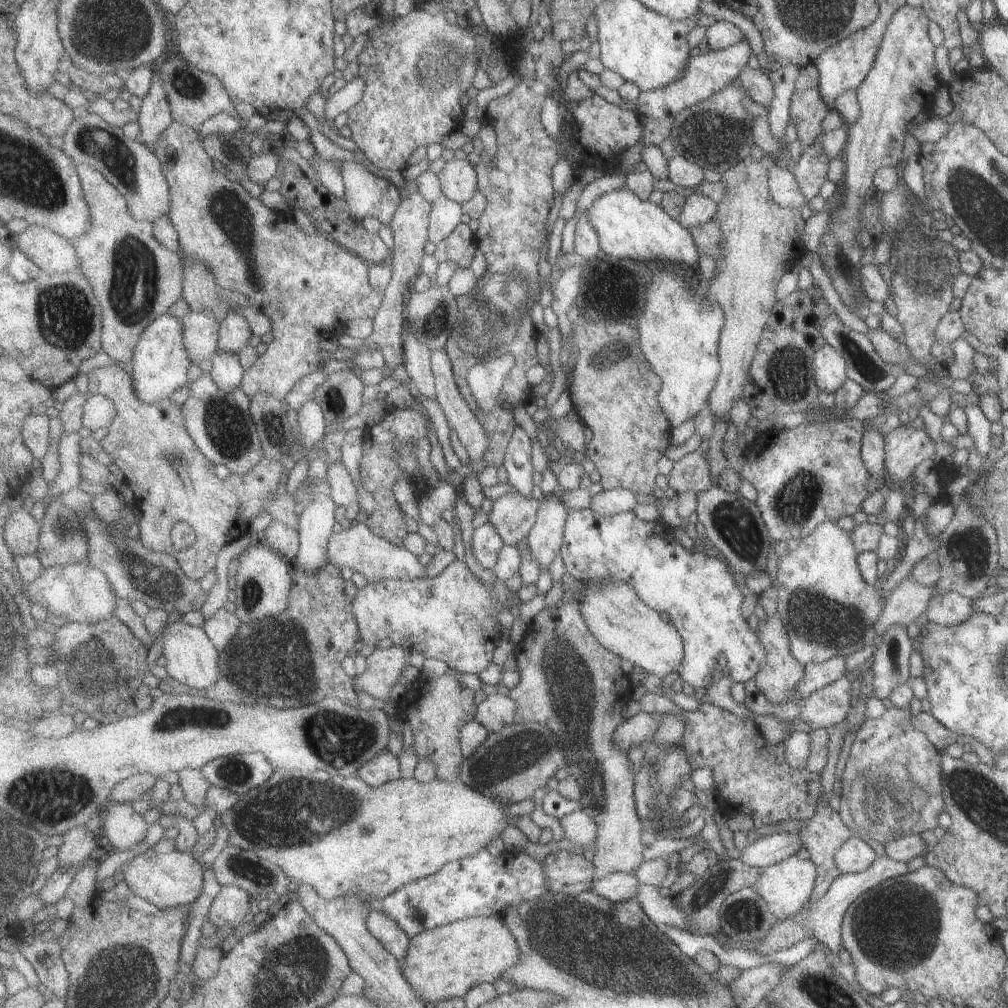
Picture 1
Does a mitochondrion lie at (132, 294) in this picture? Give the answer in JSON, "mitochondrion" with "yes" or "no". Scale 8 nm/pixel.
{"mitochondrion":"yes"}

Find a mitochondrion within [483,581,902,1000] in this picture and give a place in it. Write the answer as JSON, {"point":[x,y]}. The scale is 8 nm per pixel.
{"point":[585,954]}

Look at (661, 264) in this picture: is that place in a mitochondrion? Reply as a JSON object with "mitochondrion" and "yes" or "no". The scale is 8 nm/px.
{"mitochondrion":"no"}

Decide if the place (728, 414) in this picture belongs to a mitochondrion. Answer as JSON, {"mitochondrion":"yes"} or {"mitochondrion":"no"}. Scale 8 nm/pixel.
{"mitochondrion":"no"}

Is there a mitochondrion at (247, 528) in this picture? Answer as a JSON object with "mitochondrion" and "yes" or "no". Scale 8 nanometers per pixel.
{"mitochondrion":"no"}

